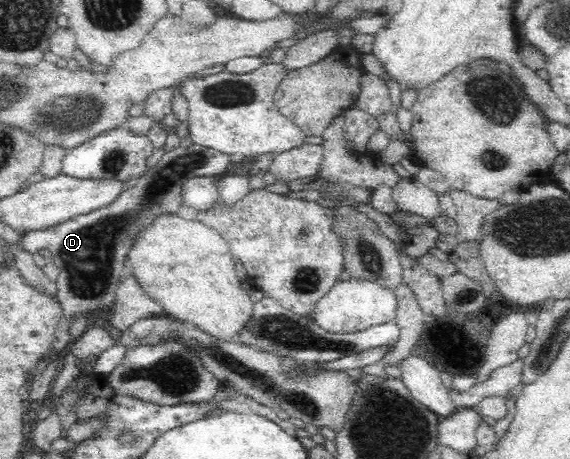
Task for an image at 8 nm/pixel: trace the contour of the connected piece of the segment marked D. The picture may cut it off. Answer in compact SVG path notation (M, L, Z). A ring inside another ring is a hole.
M193 143L190 147L177 145L164 153L155 166L147 169L113 203L59 222L53 229L29 231L19 237L18 245L23 250L34 254L41 249L47 249L52 254L53 263L60 269L55 283L56 298L63 306L62 319L51 343L51 359L43 373L34 376L28 402L38 403L49 394L49 384L56 379L60 370L59 353L68 350L73 339L71 322L80 315L110 306L114 302L117 286L126 273L124 257L137 233L143 227L147 227L159 212L178 211L181 203L181 185L188 179L226 173L234 167L235 159L235 155L201 144Z

